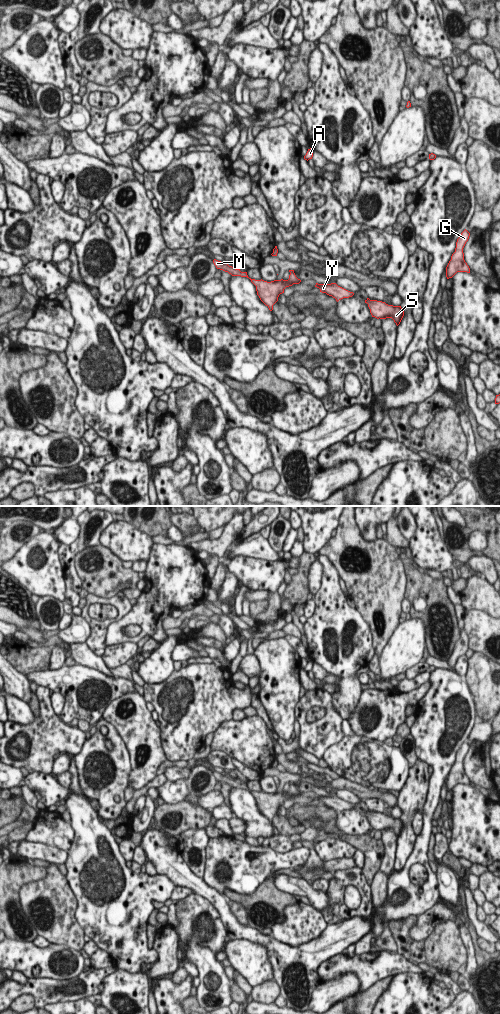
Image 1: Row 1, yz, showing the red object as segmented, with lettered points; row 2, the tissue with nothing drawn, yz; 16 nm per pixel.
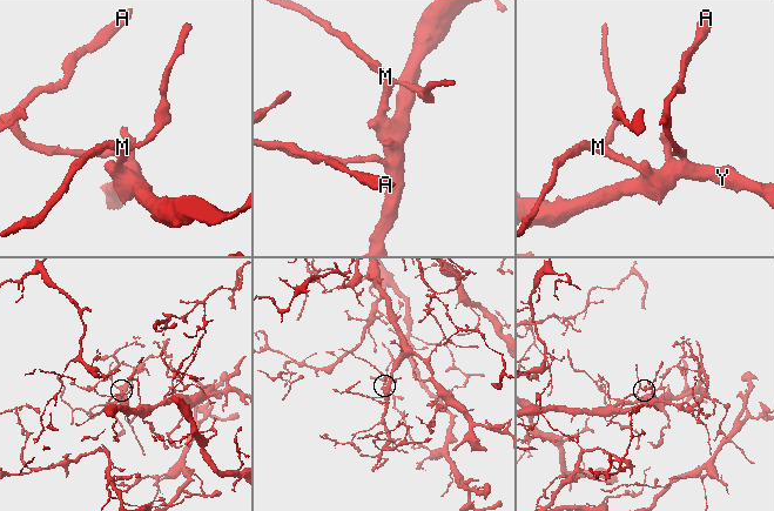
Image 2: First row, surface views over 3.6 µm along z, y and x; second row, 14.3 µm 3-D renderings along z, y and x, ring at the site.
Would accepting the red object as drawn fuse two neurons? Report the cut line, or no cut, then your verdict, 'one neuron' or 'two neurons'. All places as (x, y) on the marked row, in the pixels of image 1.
no cut; one neuron

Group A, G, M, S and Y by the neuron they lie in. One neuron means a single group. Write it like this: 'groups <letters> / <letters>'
groups A G M S Y

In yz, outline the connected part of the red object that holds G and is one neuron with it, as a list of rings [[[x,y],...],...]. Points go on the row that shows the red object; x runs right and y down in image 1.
[[[465,229],[456,242],[455,252],[451,256],[446,267],[446,277],[447,279],[452,278],[457,272],[467,272],[470,273],[470,268],[464,260],[463,248],[468,241],[470,233]]]

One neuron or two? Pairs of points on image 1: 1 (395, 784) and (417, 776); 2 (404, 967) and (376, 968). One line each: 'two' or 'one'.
1: two
2: one

